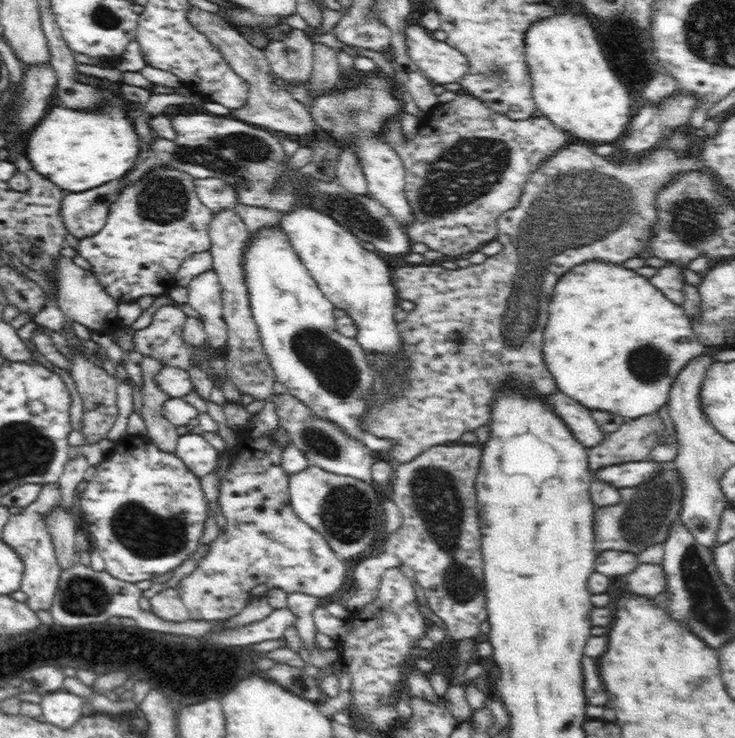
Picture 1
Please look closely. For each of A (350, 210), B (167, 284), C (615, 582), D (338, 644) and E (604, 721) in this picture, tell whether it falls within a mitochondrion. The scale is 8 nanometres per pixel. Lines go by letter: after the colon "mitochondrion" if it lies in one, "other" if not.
A: mitochondrion
B: other
C: other
D: other
E: other

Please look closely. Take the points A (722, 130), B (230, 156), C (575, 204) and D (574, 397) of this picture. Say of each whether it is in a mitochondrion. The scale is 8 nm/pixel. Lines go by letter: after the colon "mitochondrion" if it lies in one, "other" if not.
A: other
B: mitochondrion
C: mitochondrion
D: other

